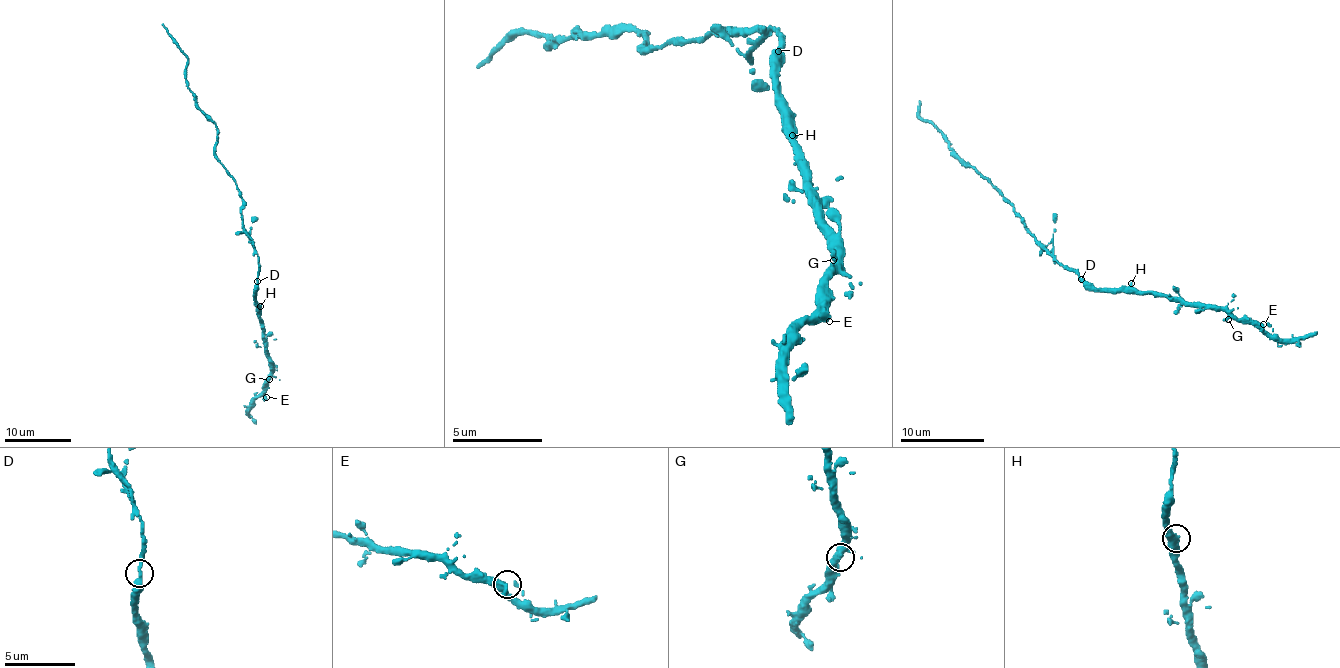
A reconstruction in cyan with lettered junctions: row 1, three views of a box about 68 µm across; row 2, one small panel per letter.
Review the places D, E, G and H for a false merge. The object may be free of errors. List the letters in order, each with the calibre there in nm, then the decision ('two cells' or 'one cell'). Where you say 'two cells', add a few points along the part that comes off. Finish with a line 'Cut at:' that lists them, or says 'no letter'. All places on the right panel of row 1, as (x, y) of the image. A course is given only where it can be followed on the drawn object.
D: 360 nm thick; two cells; foreign part runs (1080, 280), (1035, 242), (1000, 191), (959, 160), (945, 134), (922, 118), (921, 101)
E: 360 nm thick; one cell
G: 280 nm thick; one cell
H: 320 nm thick; one cell
Cut at: D

